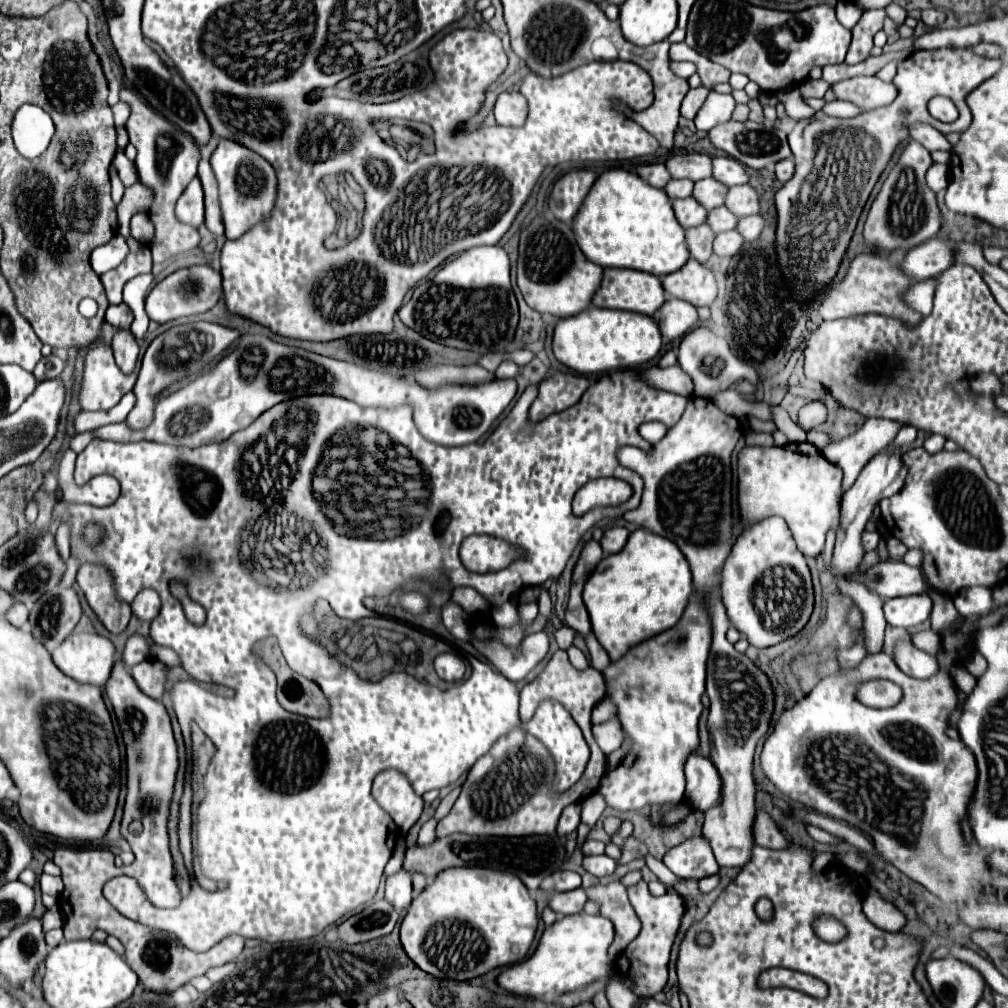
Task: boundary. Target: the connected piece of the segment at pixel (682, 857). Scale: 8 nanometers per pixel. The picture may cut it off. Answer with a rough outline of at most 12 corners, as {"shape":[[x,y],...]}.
{"shape":[[690,838],[662,862],[678,878],[720,870],[706,838]]}

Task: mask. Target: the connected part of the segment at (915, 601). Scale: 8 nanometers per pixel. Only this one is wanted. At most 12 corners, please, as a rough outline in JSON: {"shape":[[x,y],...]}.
{"shape":[[928,594],[884,602],[886,622],[906,630],[932,612]]}

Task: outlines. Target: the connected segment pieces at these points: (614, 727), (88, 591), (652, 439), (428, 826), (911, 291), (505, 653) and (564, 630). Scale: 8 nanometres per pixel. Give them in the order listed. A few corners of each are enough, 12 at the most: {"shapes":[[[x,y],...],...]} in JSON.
{"shapes":[[[616,718],[592,726],[596,744],[608,756],[622,746]],[[84,564],[76,582],[110,634],[120,634],[132,610],[116,600],[104,568]],[[644,422],[640,436],[656,444],[666,436],[668,428],[660,422]],[[434,818],[422,826],[418,844],[432,844],[436,822]],[[936,280],[916,282],[902,300],[922,316],[932,312]],[[546,630],[518,648],[494,648],[488,660],[512,682],[548,654]],[[562,626],[554,632],[562,650],[572,646],[578,636],[574,628]]]}

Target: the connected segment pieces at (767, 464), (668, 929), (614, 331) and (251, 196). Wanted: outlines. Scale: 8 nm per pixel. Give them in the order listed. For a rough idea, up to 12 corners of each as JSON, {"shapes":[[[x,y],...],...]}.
{"shapes":[[[812,444],[746,446],[746,526],[782,516],[804,556],[840,526],[842,470]],[[646,882],[630,886],[642,930],[616,960],[654,996],[668,982],[682,896],[652,896]],[[590,306],[554,328],[578,374],[634,370],[662,348],[644,314]],[[220,140],[210,164],[228,240],[268,220],[278,180],[262,156]]]}

